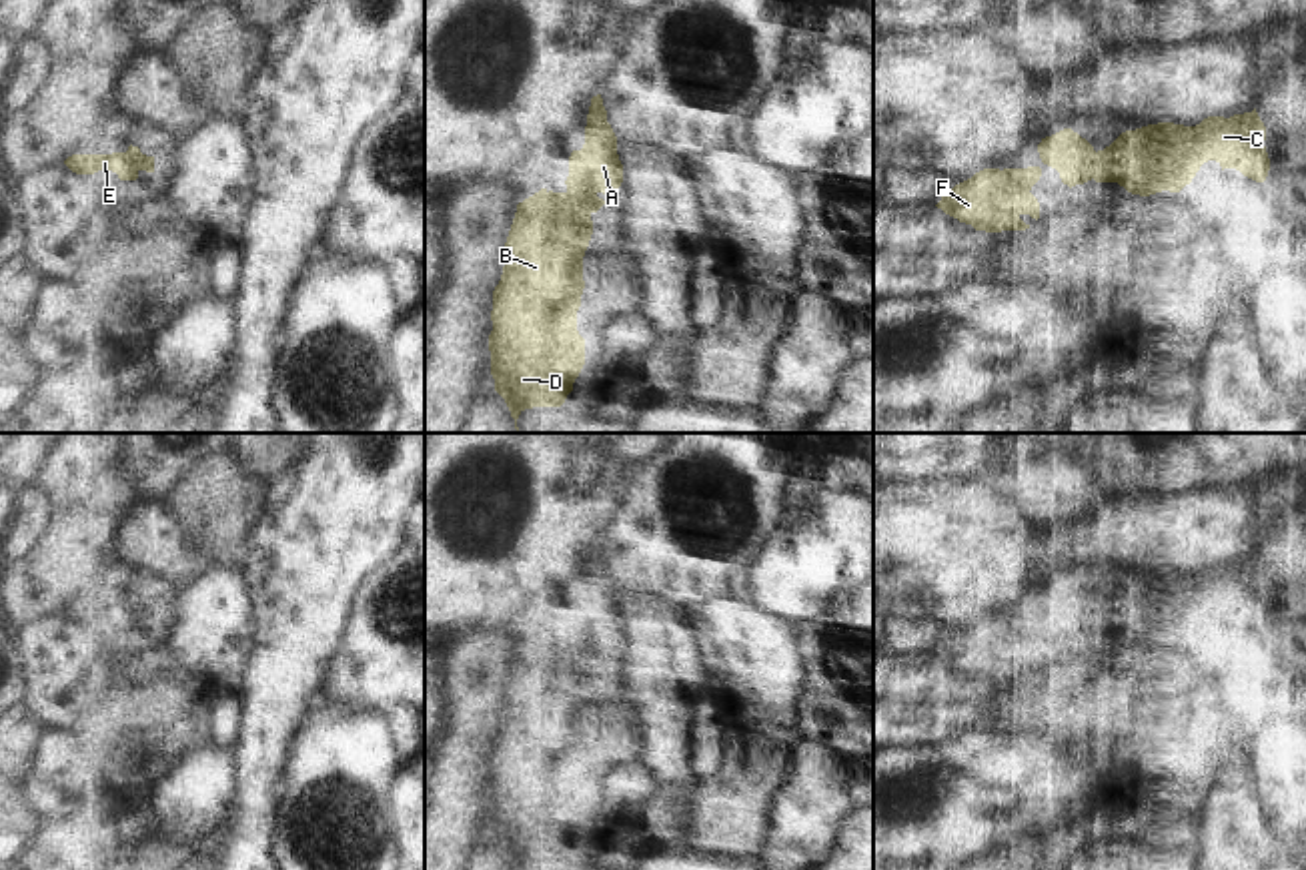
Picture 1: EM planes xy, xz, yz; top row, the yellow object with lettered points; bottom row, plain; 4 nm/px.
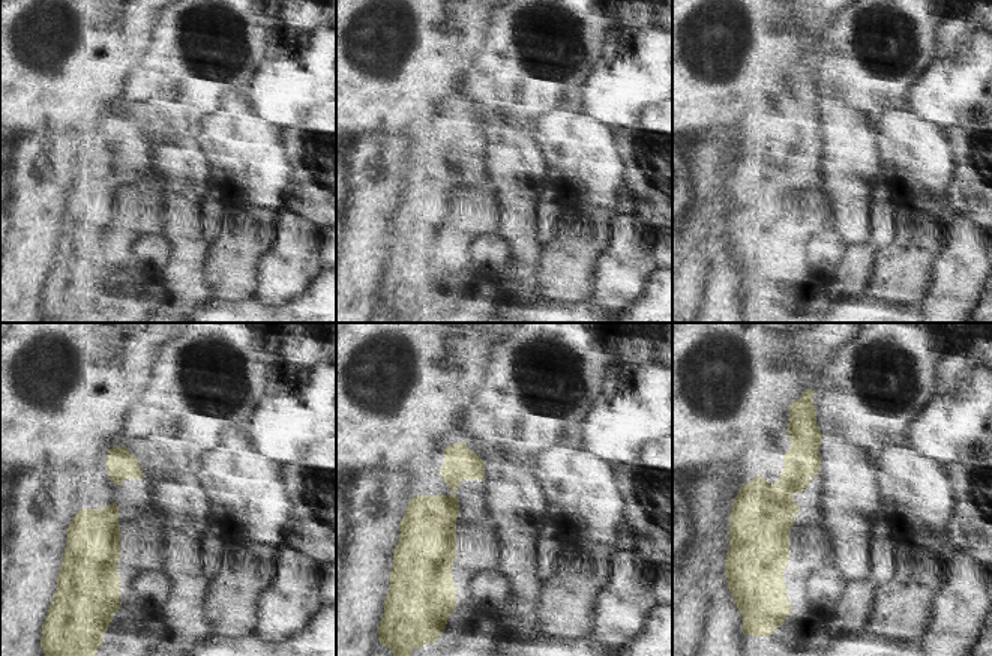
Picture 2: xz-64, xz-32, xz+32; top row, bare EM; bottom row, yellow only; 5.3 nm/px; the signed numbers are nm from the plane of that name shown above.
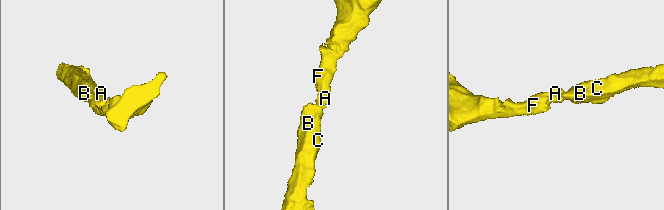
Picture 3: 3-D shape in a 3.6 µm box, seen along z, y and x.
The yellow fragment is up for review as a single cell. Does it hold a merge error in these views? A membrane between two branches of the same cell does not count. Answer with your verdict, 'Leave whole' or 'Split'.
Leave whole

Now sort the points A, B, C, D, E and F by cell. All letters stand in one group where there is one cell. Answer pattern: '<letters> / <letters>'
A B C D E F

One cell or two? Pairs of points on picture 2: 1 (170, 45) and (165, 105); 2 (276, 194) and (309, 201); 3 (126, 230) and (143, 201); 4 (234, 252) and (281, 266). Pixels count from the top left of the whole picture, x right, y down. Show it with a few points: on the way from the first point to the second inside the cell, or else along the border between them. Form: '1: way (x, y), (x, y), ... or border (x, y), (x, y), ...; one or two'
1: way (170, 60), (170, 90); one
2: border (293, 162), (296, 180), (282, 207); two
3: way (134, 222), (141, 209); one
4: border (279, 228), (261, 264), (257, 294); two

